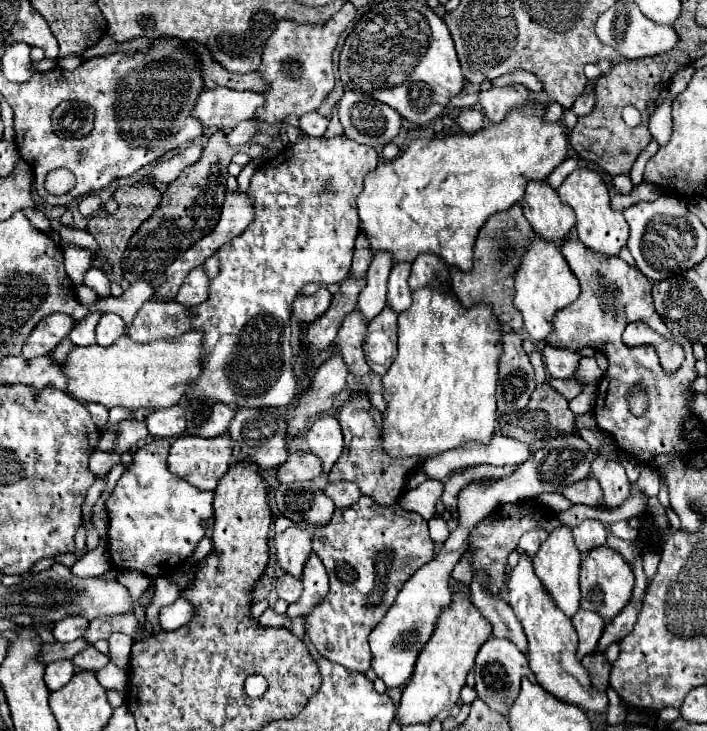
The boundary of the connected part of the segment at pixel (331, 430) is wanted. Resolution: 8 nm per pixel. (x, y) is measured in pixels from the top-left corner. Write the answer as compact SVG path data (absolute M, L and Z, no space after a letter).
M332 415L316 419L312 423L312 427L308 429L306 439L308 439L310 451L322 459L324 473L328 473L332 469L332 465L336 463L336 459L342 455L344 439L342 439L338 419Z

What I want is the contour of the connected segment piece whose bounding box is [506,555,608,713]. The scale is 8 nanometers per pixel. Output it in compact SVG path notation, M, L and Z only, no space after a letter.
M522 555L516 569L512 569L508 577L508 603L514 609L518 621L524 627L528 637L528 667L536 675L536 681L556 699L564 703L572 703L580 709L588 709L594 713L606 713L608 697L604 691L594 689L588 669L576 657L578 637L572 627L572 621L552 603L550 595L546 595L540 579L532 571L532 563L528 555Z

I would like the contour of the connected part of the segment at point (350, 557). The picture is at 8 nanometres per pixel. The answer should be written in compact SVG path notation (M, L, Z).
M360 497L352 507L336 509L332 521L314 531L314 553L322 559L328 571L330 591L320 607L304 615L306 633L322 657L340 663L350 671L366 673L370 669L370 631L394 603L402 585L434 557L434 541L430 539L428 523L418 513L402 509L398 503L394 503L392 507L376 507L372 499Z

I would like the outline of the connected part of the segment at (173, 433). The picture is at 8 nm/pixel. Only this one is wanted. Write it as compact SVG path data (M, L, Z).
M174 405L168 409L156 409L148 419L146 419L148 431L152 437L180 437L186 429L186 417L184 417L184 407Z

